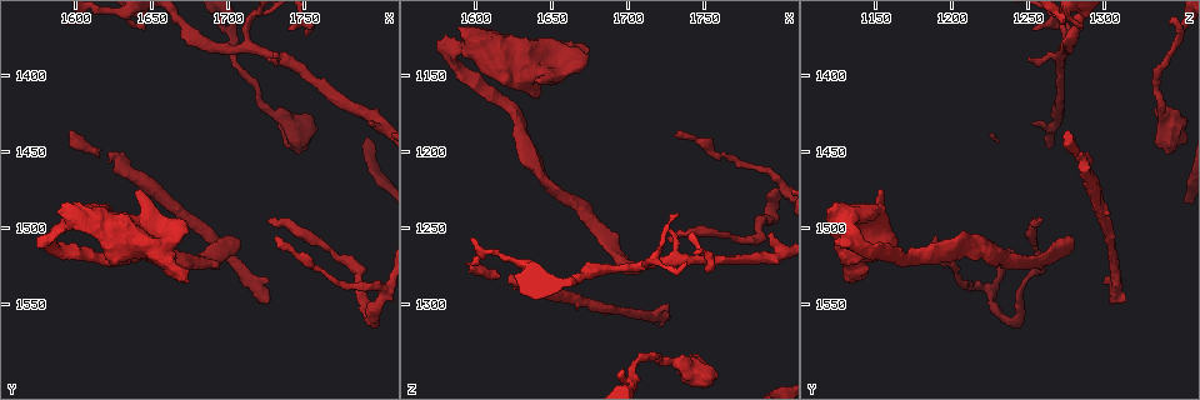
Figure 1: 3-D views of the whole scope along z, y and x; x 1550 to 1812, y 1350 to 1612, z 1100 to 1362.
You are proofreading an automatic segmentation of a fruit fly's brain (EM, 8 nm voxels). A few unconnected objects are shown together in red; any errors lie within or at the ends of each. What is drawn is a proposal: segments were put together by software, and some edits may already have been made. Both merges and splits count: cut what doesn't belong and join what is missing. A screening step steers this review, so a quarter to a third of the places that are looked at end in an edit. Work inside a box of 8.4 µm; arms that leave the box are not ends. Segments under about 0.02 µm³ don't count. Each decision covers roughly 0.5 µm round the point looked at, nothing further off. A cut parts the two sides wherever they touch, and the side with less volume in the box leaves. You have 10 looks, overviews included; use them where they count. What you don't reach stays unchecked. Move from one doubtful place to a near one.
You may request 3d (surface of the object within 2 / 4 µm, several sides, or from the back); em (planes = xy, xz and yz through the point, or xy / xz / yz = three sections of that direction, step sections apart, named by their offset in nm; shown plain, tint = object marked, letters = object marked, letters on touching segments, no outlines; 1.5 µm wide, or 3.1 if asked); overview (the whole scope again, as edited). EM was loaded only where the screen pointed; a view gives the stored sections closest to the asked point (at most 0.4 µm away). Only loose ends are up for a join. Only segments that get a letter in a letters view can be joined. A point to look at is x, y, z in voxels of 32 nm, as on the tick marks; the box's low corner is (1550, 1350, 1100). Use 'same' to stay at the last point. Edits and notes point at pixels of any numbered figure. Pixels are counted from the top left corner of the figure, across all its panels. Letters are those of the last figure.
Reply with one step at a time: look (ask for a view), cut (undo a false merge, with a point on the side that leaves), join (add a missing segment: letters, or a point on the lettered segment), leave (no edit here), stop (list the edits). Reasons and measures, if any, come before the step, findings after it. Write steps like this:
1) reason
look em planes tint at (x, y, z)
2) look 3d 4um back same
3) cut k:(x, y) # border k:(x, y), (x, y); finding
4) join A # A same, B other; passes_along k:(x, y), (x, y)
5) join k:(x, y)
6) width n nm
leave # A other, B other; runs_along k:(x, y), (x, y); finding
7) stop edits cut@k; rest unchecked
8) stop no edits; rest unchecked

long arm stops here
look 3d 4um at (1718, 1548, 1314)

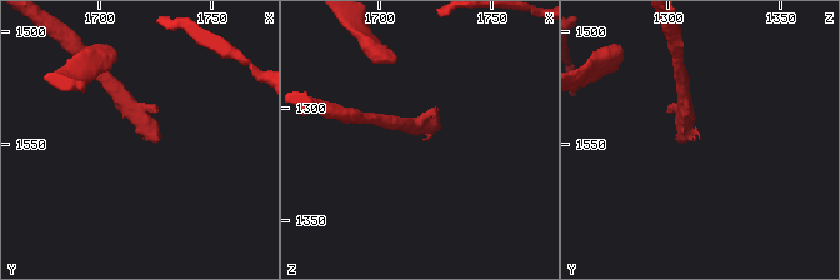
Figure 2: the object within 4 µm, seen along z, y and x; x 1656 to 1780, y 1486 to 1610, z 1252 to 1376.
shape alone is not enough
look em planes letters at (1720, 1548, 1314)

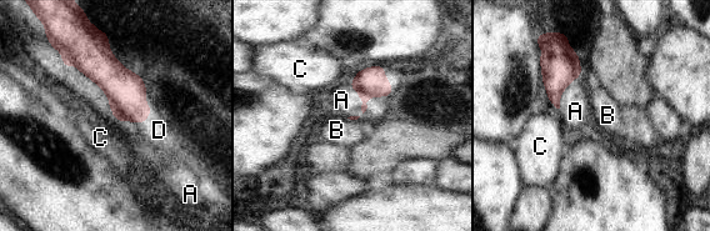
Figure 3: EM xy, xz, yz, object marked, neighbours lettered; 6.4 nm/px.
join D # A other, B other, C other, D same; passes_along 3:(126, 91), (148, 116), (159, 130); the neuron continues

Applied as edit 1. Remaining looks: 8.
look overview

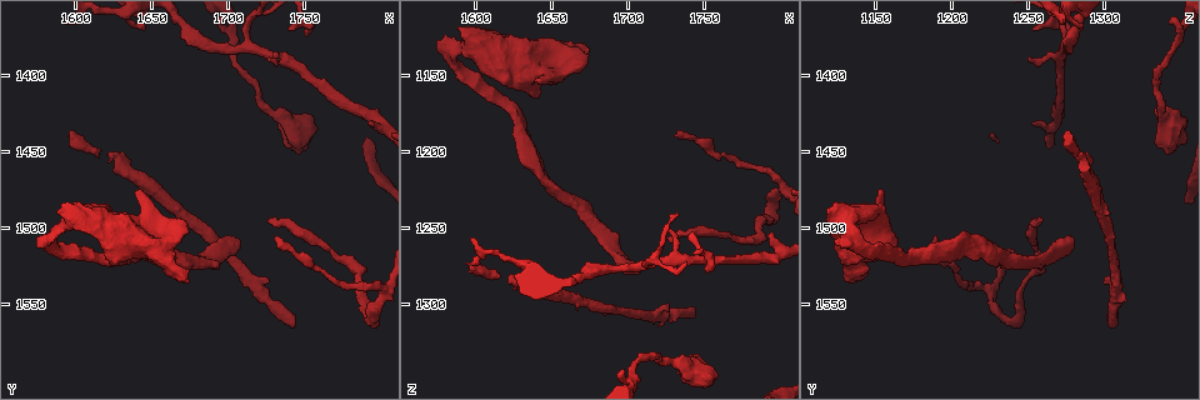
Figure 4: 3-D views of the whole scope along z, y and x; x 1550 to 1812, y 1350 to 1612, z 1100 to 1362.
an open end
look em planes letters at (1726, 1496, 1256)

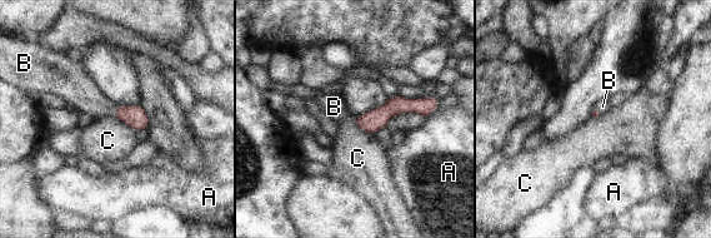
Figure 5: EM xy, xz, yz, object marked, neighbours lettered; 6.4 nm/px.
join B # A other, B same, C other; it goes on there

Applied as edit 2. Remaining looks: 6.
calibre changes
look em planes letters at (1732, 1426, 1338)

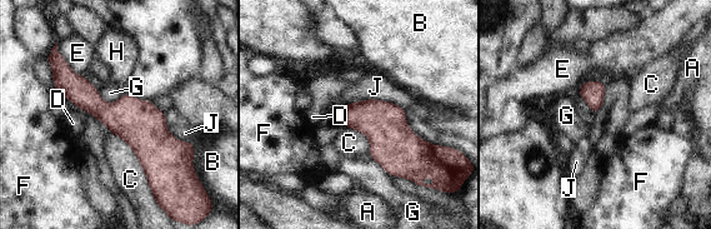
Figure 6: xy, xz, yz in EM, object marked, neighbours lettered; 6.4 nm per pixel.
leave # A other, B other, C other, D other, E other, F other, G other, H other, J other; runs_along 6:(58, 75), (183, 157); all the same neuron

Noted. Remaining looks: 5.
an open end
look em xz step 8 letters at (1728, 1388, 1250)

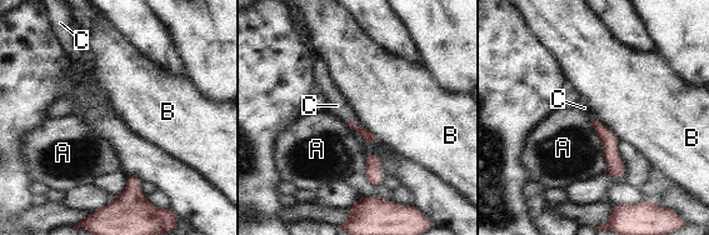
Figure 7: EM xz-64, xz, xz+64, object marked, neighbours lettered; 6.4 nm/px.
longest_contact A 340 nm
join C # A other, B other, C same; the neuron continues

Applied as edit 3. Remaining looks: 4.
stop edits join@3, join@5, join@7; rest unchecked

